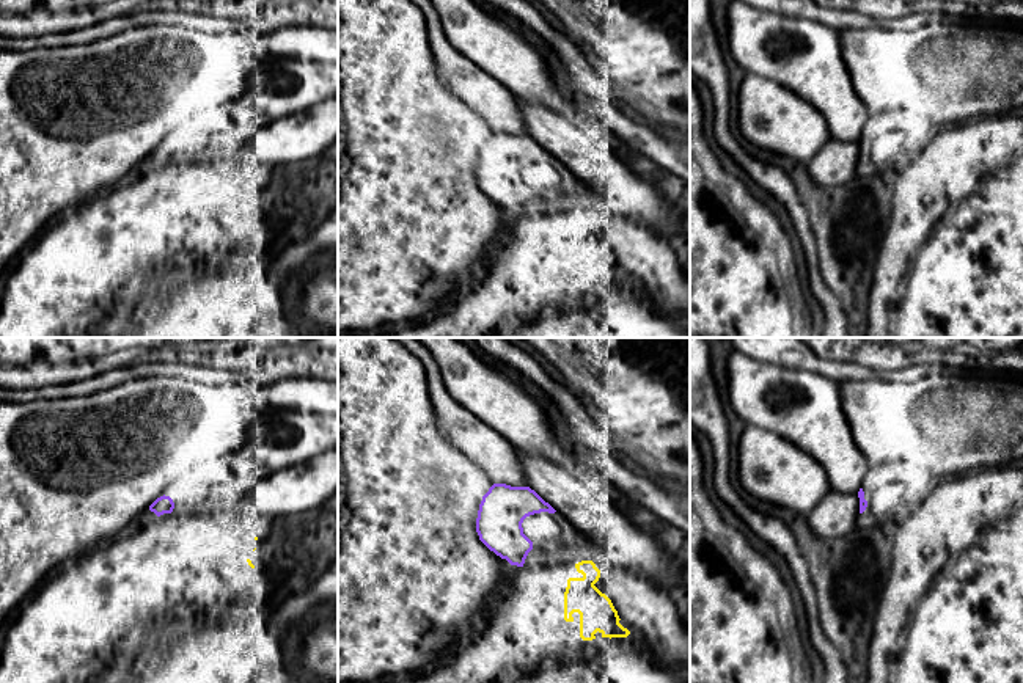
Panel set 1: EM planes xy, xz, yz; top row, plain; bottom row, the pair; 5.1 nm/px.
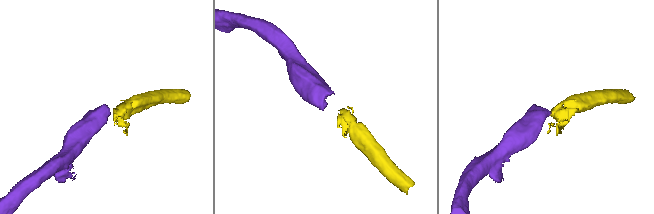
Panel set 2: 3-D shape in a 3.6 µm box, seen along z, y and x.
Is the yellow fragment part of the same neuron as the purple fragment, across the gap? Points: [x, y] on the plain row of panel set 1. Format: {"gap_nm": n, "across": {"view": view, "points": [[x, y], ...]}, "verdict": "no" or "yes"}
{"gap_nm": 240, "across": {"view": "xz", "points": [[531, 197], [575, 212]]}, "verdict": "yes"}

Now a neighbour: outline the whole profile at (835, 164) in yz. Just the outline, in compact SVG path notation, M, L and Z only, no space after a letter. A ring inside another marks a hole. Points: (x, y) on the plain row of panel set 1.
M828 140L806 168L817 185L834 188L856 176L858 162L858 141Z

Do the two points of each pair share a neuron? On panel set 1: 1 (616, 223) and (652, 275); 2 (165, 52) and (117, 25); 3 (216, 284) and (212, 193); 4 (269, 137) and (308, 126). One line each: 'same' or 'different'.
1: same
2: different
3: same
4: same

